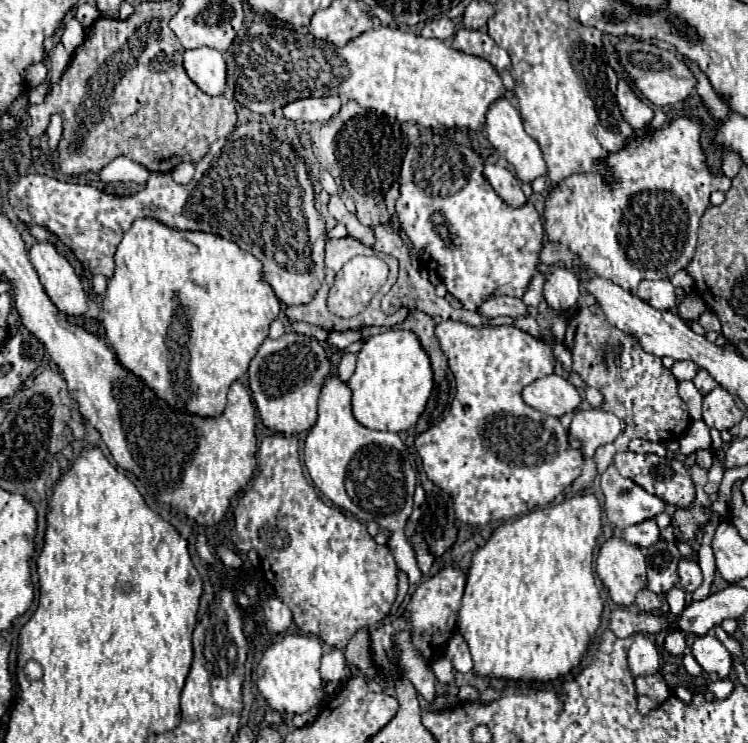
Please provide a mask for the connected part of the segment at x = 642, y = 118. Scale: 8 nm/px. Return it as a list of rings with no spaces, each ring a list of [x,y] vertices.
[[[618,81],[618,93],[616,93],[616,99],[618,99],[618,105],[620,105],[620,111],[622,111],[622,117],[634,127],[634,129],[644,129],[652,117],[654,117],[654,111],[644,103],[640,101],[634,91],[630,89],[630,85],[626,81]]]

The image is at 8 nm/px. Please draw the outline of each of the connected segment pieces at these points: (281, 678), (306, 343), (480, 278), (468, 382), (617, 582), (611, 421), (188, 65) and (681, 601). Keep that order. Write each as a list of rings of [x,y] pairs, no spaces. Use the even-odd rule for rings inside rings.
[[[284,635],[282,641],[272,643],[260,665],[258,665],[258,691],[264,695],[266,703],[282,713],[296,715],[322,703],[322,677],[320,677],[322,645],[318,637],[312,635]]]
[[[284,333],[278,339],[266,339],[248,369],[248,387],[262,423],[274,433],[304,433],[312,429],[318,417],[318,395],[328,377],[330,363],[324,347],[306,335]]]
[[[430,131],[422,133],[414,143],[408,145],[408,151],[402,161],[402,177],[400,177],[400,199],[396,201],[396,215],[400,219],[402,231],[412,241],[414,249],[420,253],[422,265],[434,267],[442,277],[448,291],[462,303],[464,309],[476,311],[490,295],[510,295],[522,297],[538,271],[538,253],[544,239],[542,221],[536,221],[536,213],[532,207],[510,207],[506,205],[490,183],[482,175],[482,159],[470,147],[452,143],[438,135],[430,137]],[[434,211],[442,211],[446,215],[450,231],[456,235],[454,247],[444,245],[444,239],[434,233],[430,215]]]
[[[452,319],[436,325],[436,337],[456,377],[456,395],[448,417],[414,441],[428,479],[452,497],[456,519],[470,525],[514,519],[534,507],[552,503],[572,485],[584,465],[582,453],[570,447],[568,431],[562,427],[560,419],[528,407],[520,395],[526,385],[554,371],[552,349],[542,339],[520,331],[518,327],[476,329]]]
[[[610,537],[600,545],[596,573],[618,605],[634,605],[636,593],[646,587],[646,557],[640,547],[628,545],[620,537]]]
[[[586,409],[576,411],[568,431],[574,439],[582,443],[584,457],[592,457],[600,445],[612,443],[622,429],[624,421],[620,421],[614,413],[600,409]]]
[[[200,47],[184,53],[184,69],[188,77],[206,95],[222,95],[226,89],[226,61],[224,55],[210,47]]]
[[[672,587],[668,593],[666,593],[666,601],[670,605],[670,619],[678,617],[682,613],[682,609],[686,607],[686,593],[680,589],[680,587]]]

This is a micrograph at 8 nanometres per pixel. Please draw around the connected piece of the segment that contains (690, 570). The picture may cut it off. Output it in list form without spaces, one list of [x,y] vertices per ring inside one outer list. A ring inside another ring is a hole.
[[[692,559],[678,561],[678,577],[680,577],[680,587],[686,593],[692,593],[702,585],[702,571],[700,571],[698,563]]]

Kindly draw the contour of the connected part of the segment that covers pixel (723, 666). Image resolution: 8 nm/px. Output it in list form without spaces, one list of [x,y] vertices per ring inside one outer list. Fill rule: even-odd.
[[[712,633],[696,637],[692,645],[692,655],[712,679],[724,679],[732,671],[732,655]]]

